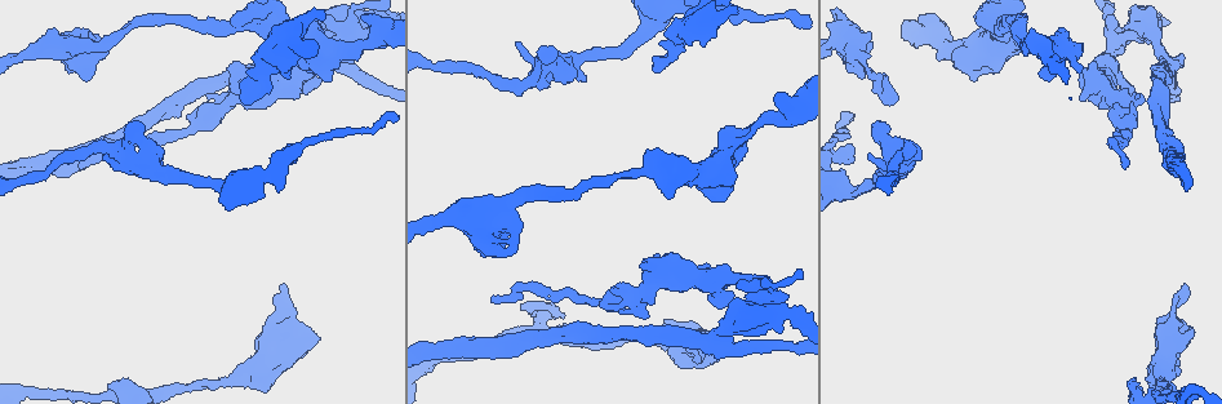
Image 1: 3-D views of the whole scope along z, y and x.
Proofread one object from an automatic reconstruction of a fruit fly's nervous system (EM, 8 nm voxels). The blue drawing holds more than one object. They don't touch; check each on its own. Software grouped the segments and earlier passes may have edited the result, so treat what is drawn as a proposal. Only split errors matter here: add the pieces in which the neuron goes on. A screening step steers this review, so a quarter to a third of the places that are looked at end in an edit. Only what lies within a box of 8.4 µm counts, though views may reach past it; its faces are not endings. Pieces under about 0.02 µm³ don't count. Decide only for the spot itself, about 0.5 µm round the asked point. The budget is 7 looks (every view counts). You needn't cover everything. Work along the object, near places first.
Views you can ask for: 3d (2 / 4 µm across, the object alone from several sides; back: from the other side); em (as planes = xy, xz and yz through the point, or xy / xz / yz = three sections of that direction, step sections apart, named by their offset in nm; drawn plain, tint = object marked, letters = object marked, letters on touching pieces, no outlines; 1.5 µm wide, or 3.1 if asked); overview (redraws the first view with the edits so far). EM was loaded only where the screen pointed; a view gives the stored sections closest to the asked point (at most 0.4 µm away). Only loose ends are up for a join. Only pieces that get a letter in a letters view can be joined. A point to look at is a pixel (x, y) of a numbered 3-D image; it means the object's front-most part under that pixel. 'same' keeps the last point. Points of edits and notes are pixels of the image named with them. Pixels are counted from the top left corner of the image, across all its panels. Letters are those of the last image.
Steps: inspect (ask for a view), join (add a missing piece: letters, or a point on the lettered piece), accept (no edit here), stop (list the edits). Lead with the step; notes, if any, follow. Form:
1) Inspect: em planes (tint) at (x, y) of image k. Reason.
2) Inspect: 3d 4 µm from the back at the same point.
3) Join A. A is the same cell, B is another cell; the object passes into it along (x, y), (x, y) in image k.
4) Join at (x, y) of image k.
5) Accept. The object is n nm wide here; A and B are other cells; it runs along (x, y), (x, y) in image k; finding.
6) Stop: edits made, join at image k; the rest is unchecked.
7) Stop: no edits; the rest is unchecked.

Inspect: 3d 2 µm at (1079, 72) of image 1.

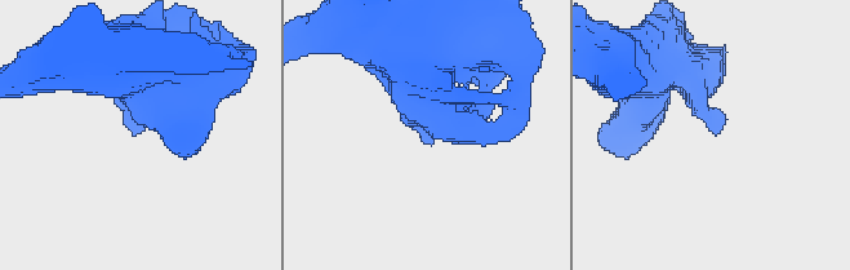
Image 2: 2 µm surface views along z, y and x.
Inspect: em xz step 8 (tint) at (716, 132) of image 2. Now the EM.

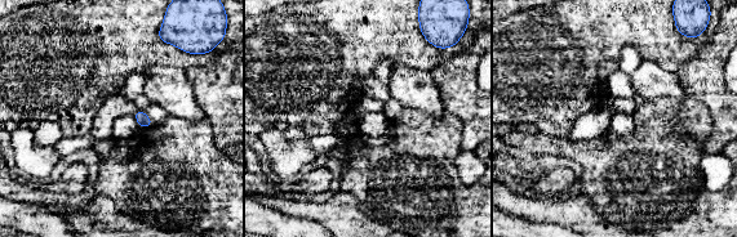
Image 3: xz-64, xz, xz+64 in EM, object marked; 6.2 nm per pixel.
Inspect: em xy step 8 (letters) at the same point.

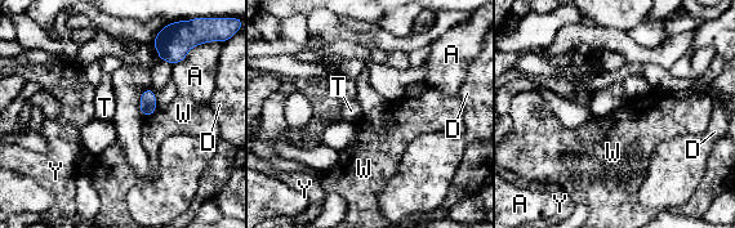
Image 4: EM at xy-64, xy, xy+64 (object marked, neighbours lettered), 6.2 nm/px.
Accept. A, D, T, W and Y are other cells; a border runs along (156, 111), (143, 116) in image 4; none of them fits.

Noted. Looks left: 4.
Inspect: 3d 2 µm from the back at (131, 124) of image 1. An open end.

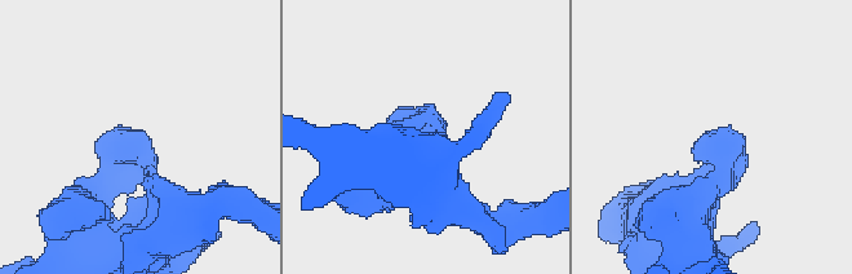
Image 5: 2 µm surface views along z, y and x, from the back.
Inspect: em xy step 8 (letters) at (136, 144) of image 5.

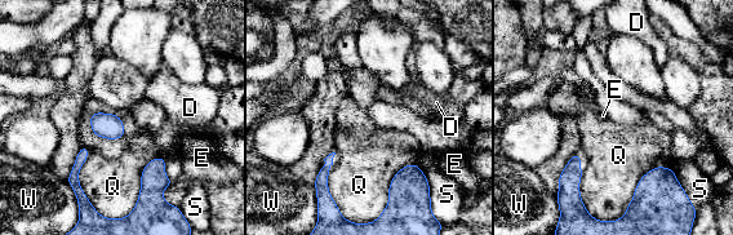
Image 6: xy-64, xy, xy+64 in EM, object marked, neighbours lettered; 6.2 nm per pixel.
Accept. The object is 160 nm wide here; D, E, Q, S and W are other cells; a border runs along (161, 156), (145, 165), (137, 198) in image 6; none of them fits.

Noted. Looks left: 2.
Inspect: em planes (tint) at (898, 100) of image 1. Free end.

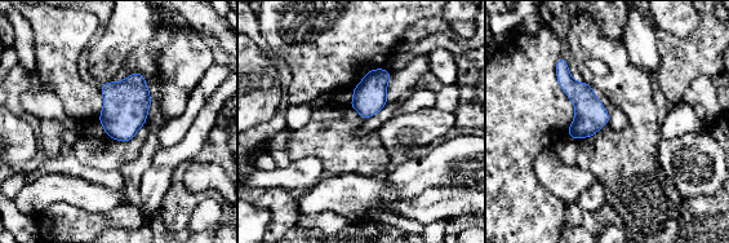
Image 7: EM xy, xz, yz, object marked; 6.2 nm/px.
Inspect: em planes (letters) at the same point.

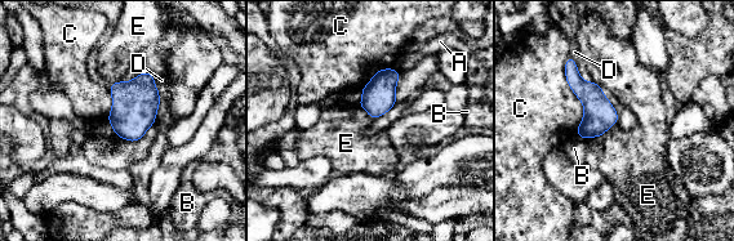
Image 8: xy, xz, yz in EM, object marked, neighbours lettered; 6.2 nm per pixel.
Accept. The object is 190 nm wide here; A, B, C, D and E are other cells; a border runs along (357, 106), (373, 119) in image 8; none of them fits.

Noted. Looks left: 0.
Stop: no edits; the rest is unchecked.

